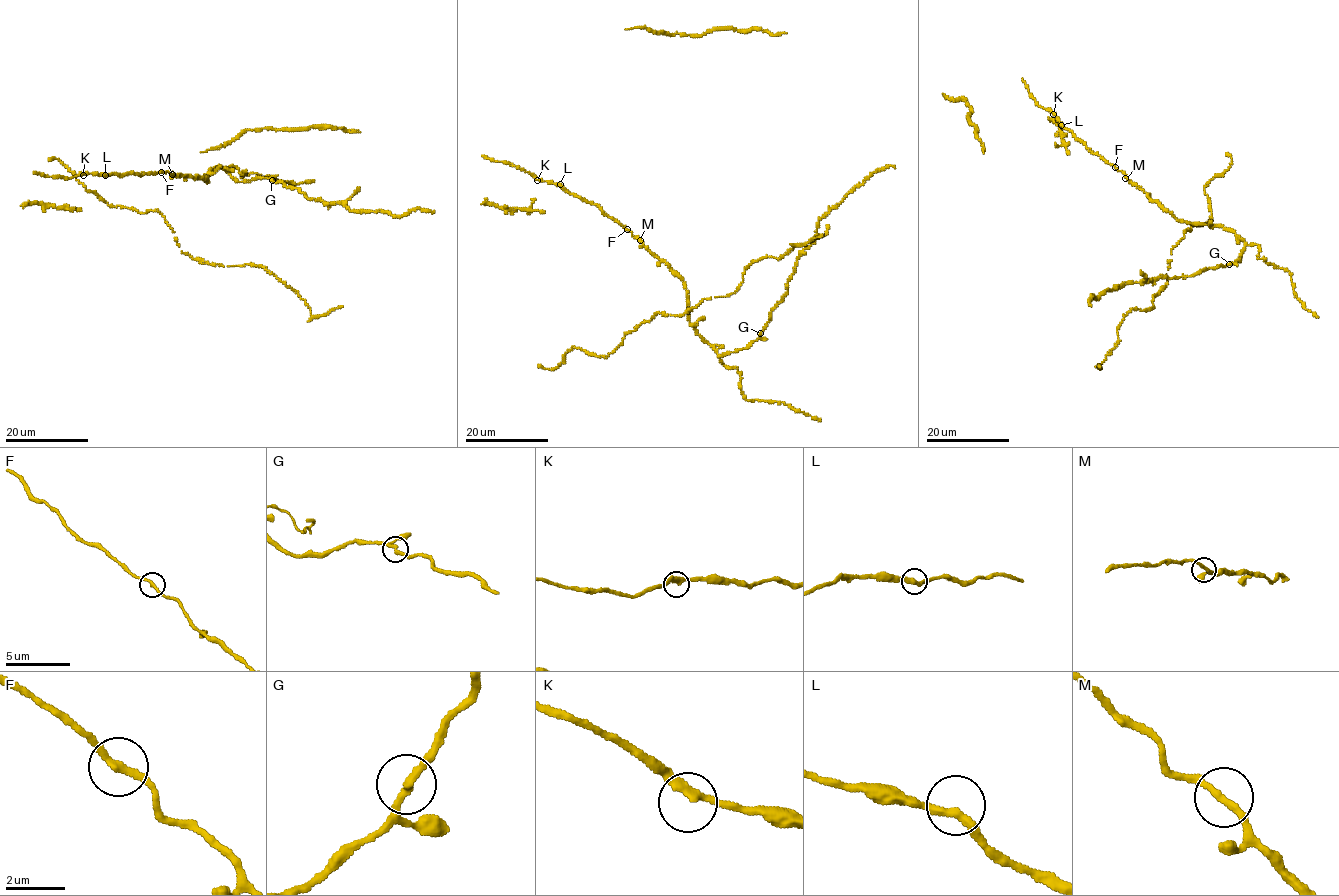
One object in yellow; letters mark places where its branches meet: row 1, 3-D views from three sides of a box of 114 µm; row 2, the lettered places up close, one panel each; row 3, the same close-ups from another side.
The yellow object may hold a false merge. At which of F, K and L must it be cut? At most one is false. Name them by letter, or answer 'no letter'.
no letter

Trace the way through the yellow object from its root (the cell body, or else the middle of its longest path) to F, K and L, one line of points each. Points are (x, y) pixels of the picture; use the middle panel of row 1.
F: (640, 240), (627, 229)
K: (640, 240), (596, 205), (567, 192), (559, 185), (537, 180)
L: (640, 240), (596, 205), (571, 195), (560, 184)

